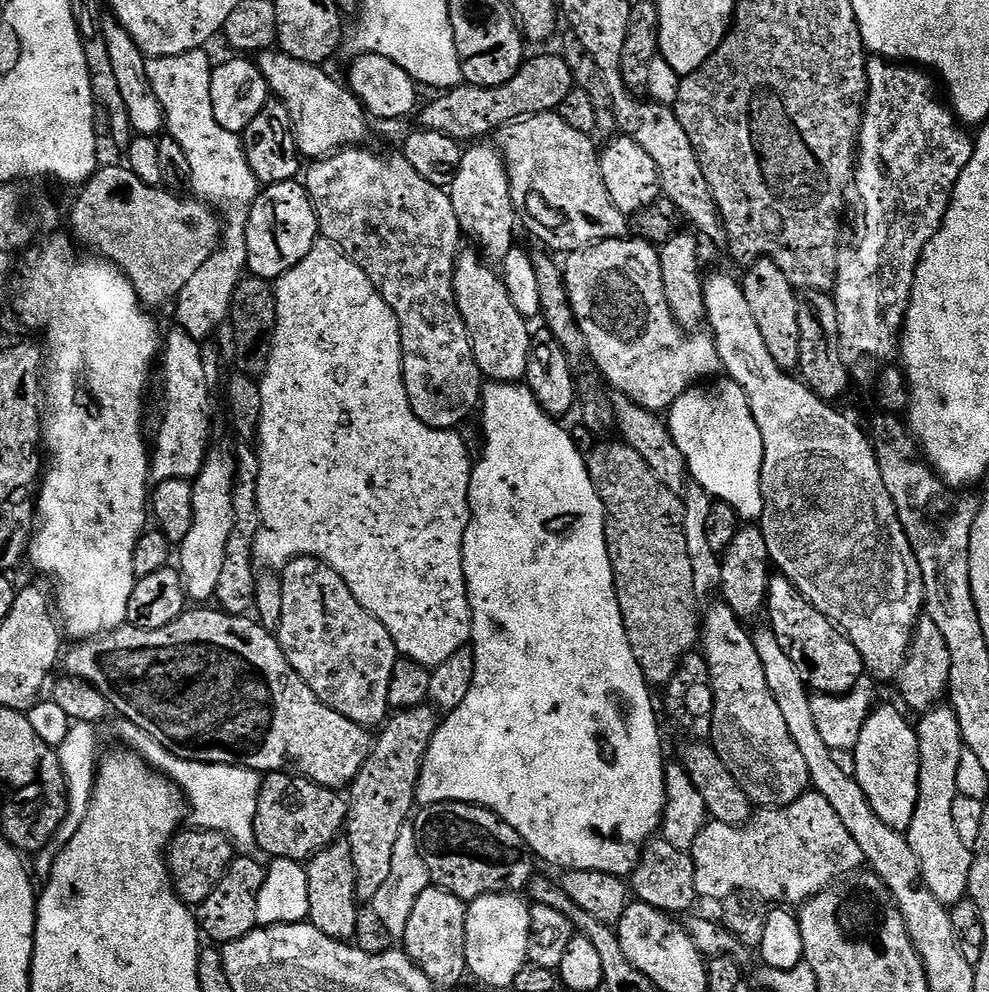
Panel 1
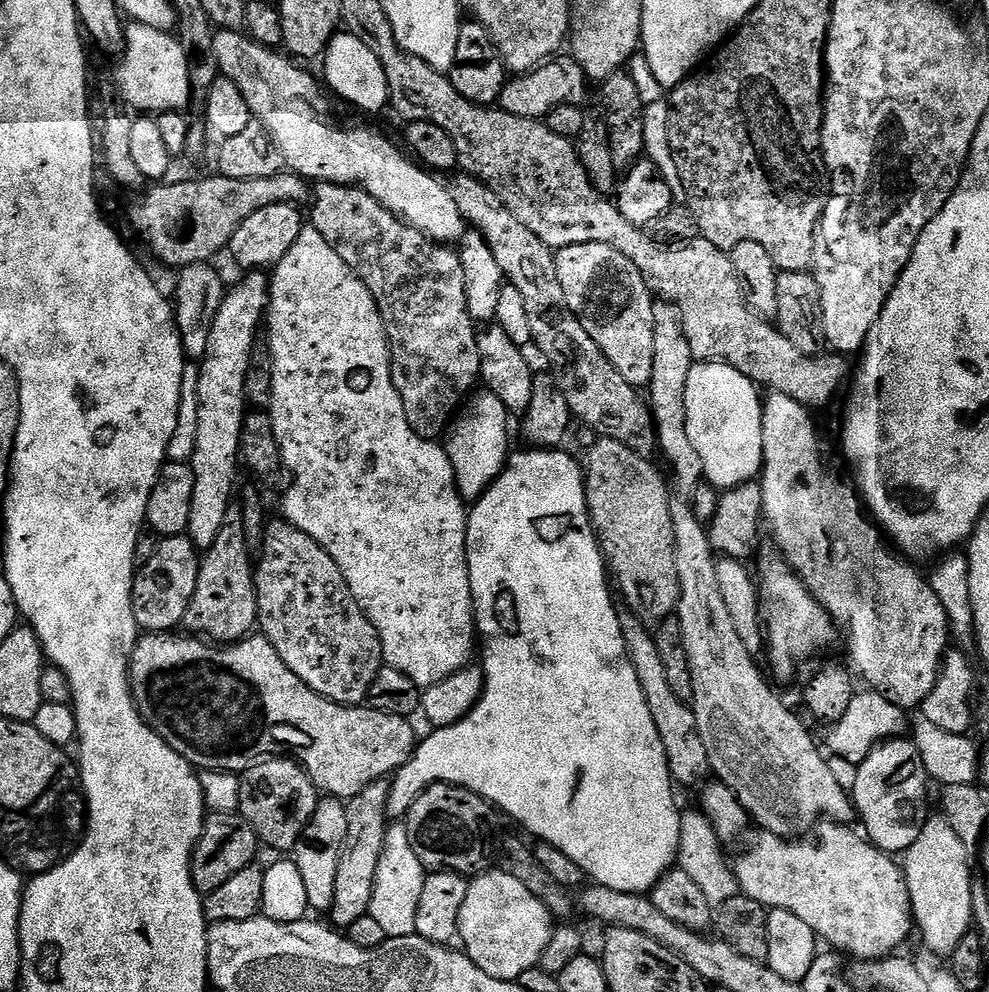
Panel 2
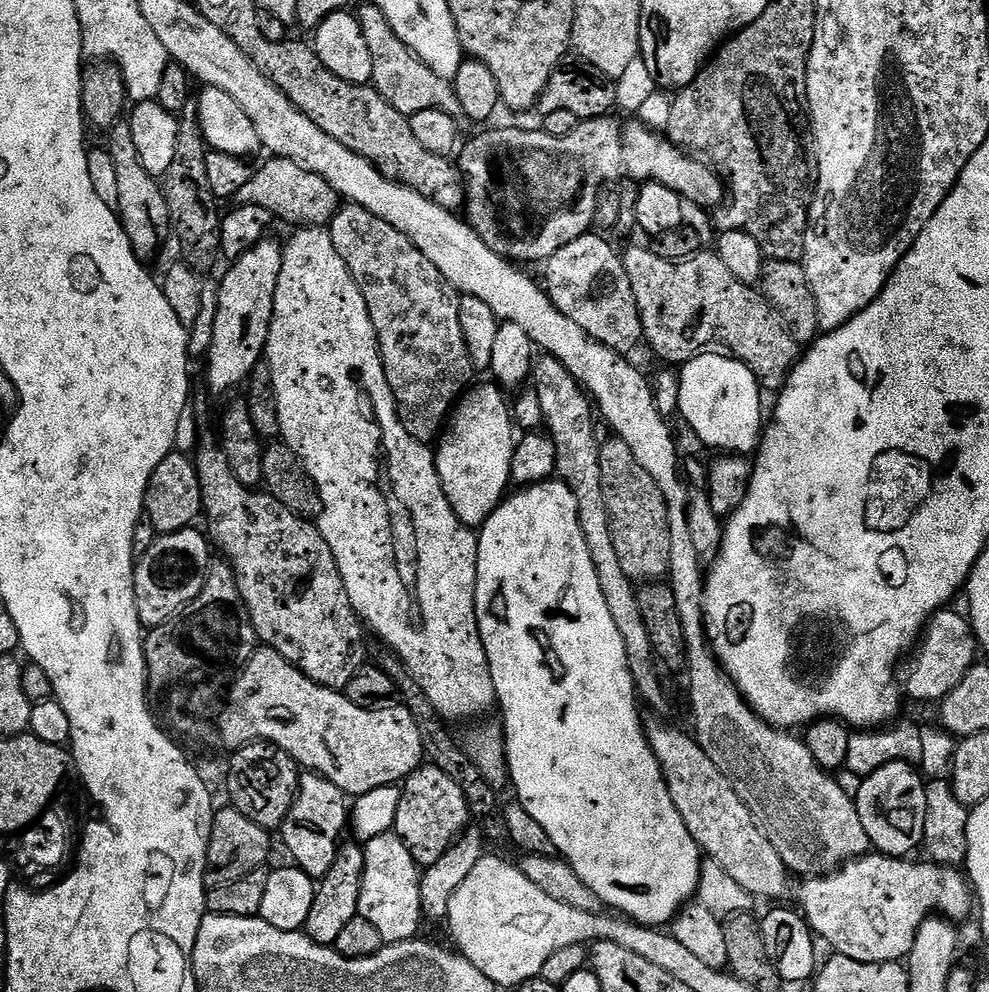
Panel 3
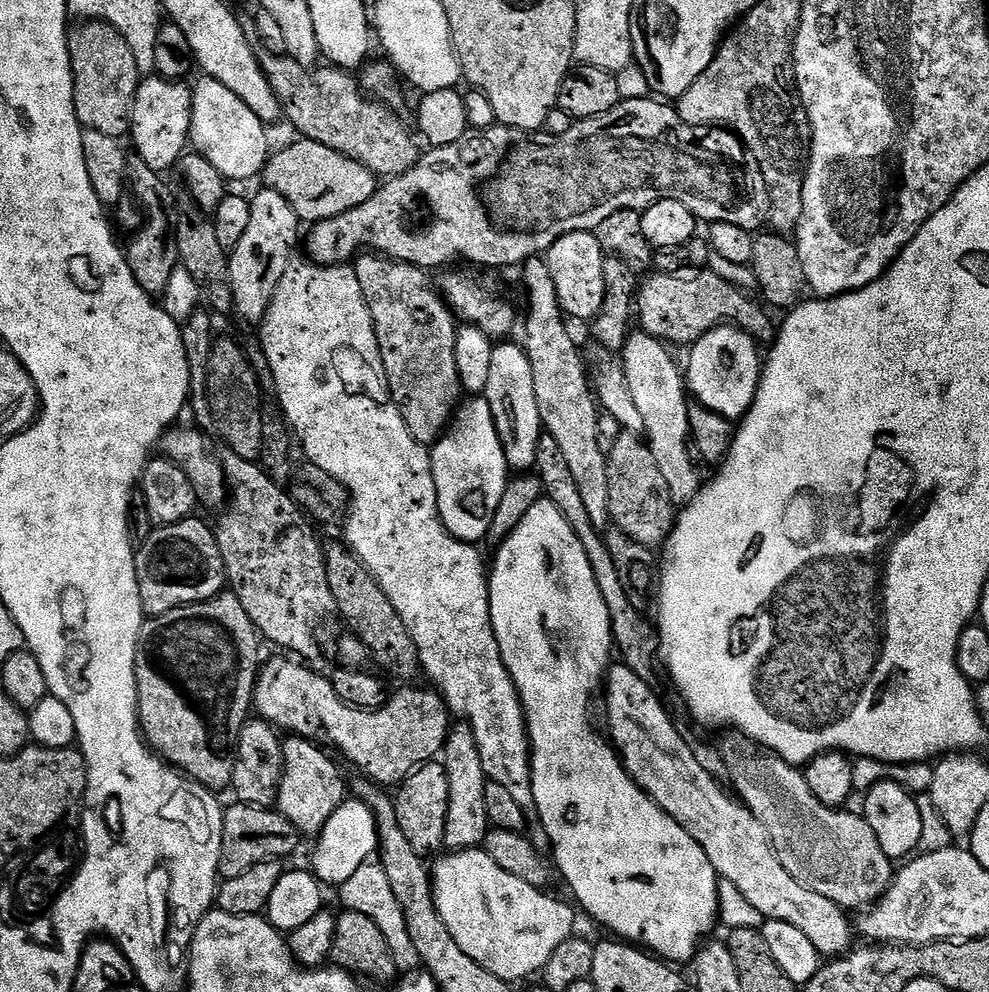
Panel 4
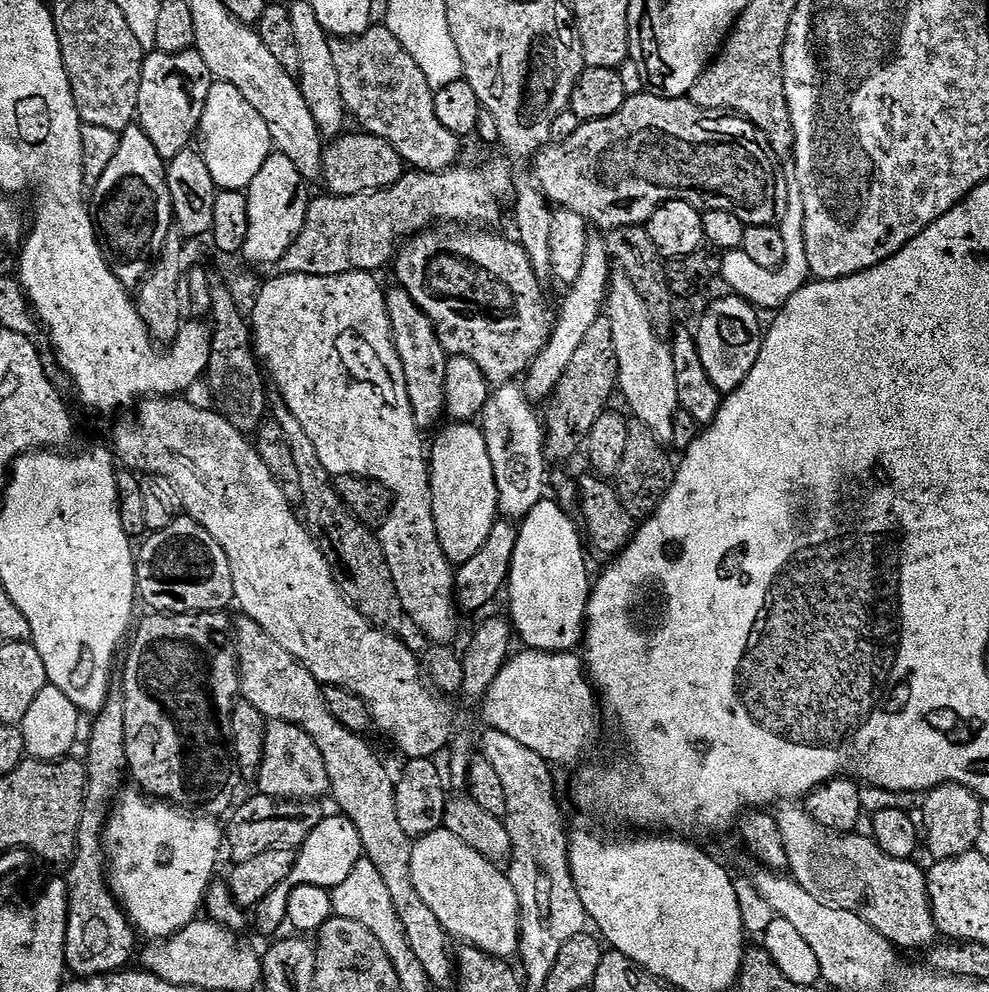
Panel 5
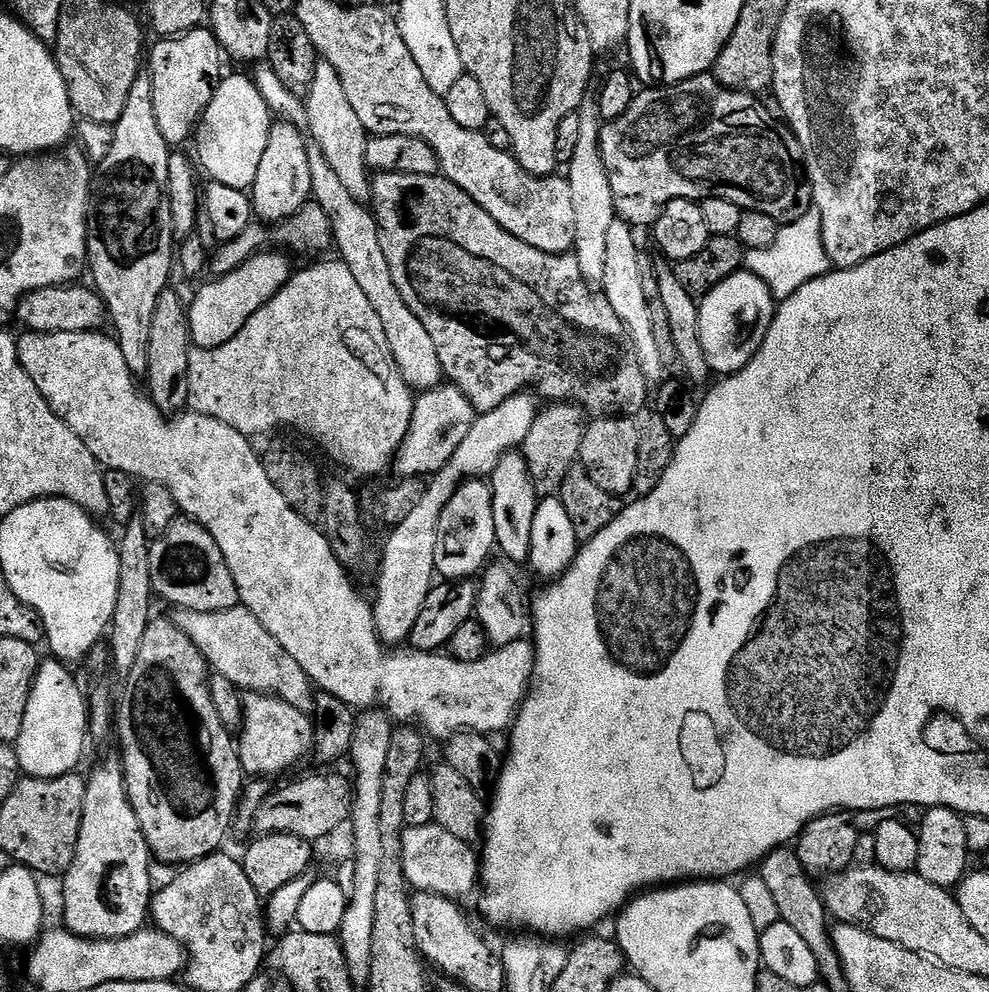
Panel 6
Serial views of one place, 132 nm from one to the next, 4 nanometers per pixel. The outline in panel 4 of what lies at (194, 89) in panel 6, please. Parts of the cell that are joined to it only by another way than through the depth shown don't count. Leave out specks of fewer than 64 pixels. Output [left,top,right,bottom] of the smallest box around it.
[130,74,192,174]

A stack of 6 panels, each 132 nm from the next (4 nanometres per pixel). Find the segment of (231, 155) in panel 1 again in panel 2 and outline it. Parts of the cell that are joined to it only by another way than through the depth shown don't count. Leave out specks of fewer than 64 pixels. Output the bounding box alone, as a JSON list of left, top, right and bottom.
[114,23,194,114]

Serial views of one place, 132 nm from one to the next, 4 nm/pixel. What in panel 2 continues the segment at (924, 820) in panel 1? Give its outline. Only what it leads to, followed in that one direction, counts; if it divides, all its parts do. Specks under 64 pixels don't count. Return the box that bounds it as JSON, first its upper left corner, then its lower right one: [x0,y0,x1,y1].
[902,815,972,957]

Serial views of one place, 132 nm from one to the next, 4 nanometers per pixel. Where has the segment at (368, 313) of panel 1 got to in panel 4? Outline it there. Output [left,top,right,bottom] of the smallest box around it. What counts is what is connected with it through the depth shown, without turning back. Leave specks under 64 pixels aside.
[258,258,535,814]

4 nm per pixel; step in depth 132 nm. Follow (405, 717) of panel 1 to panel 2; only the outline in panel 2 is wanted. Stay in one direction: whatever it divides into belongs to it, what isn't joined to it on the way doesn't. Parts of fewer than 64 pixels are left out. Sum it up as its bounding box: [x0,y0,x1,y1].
[330,779,388,930]

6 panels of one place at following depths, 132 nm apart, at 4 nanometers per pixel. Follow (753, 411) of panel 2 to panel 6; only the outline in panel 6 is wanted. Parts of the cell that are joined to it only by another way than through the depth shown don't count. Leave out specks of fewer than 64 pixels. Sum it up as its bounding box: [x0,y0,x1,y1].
[699,270,778,377]

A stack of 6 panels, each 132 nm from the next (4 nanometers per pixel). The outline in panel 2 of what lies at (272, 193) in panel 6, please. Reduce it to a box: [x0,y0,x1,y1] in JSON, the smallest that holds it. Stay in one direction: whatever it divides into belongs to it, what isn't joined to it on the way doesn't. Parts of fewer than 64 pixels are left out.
[187,270,270,550]

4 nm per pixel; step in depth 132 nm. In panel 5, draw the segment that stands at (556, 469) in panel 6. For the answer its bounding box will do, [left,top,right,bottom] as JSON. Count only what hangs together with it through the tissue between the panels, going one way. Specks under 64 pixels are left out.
[544,316,619,461]

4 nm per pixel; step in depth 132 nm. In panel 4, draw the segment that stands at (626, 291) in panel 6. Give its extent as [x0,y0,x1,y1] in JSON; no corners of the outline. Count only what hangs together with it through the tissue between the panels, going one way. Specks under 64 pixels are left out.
[622,330,702,505]

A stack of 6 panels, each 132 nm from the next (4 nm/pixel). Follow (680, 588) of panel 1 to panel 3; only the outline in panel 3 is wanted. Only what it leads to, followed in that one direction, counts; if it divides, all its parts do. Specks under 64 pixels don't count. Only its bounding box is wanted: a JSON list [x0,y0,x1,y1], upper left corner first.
[600,439,670,582]

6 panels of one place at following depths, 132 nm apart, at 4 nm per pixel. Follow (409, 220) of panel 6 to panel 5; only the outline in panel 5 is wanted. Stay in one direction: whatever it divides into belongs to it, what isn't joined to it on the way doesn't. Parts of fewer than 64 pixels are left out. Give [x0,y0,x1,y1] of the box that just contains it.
[394,230,554,386]

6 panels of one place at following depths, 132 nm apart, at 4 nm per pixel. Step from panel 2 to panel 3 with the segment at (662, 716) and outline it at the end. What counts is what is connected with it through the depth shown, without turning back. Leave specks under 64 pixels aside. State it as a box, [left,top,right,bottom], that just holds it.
[534,354,668,714]

